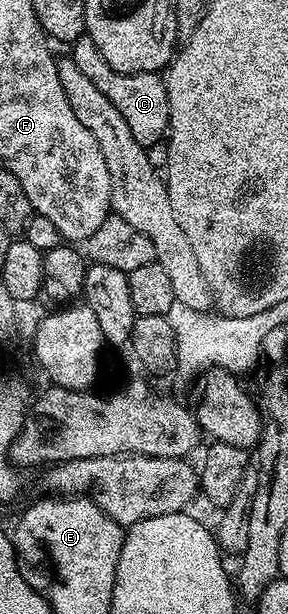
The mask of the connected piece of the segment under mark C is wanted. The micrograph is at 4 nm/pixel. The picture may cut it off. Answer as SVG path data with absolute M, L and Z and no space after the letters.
M85 34L73 41L72 48L74 48L72 58L76 66L80 66L82 73L90 81L96 82L100 94L104 94L104 98L108 98L108 102L112 102L112 106L120 110L124 122L128 122L128 130L132 130L132 138L136 138L136 142L140 142L140 146L145 149L154 144L163 143L170 127L168 90L165 79L156 72L112 70L112 66L108 66L108 62L104 62L104 58L96 50L96 42L92 42L92 38Z

